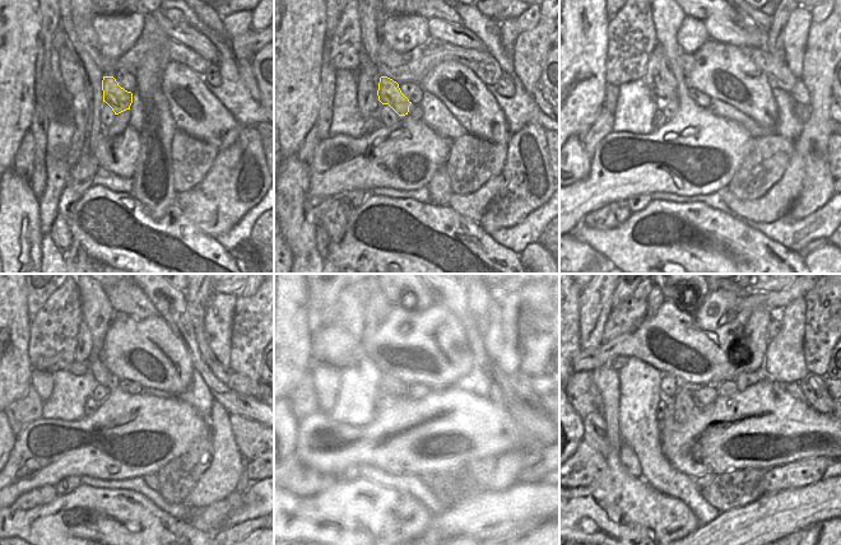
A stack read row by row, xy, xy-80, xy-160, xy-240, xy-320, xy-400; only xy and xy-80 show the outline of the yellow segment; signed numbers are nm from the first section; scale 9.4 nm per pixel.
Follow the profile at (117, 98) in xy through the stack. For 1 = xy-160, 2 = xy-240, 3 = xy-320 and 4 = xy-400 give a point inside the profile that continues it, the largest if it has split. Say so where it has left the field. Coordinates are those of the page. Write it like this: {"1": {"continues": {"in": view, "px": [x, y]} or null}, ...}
{"1": {"continues": {"in": "xy-160", "px": [663, 92]}}, "2": {"continues": {"in": "xy-240", "px": [79, 368]}}, "3": {"continues": {"in": "xy-320", "px": [349, 363]}}, "4": {"continues": {"in": "xy-400", "px": [618, 362]}}}

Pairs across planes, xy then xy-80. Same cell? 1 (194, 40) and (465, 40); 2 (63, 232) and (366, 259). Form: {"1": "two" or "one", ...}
{"1": "one", "2": "two"}

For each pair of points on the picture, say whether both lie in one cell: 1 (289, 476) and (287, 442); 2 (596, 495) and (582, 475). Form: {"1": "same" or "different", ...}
{"1": "different", "2": "different"}

